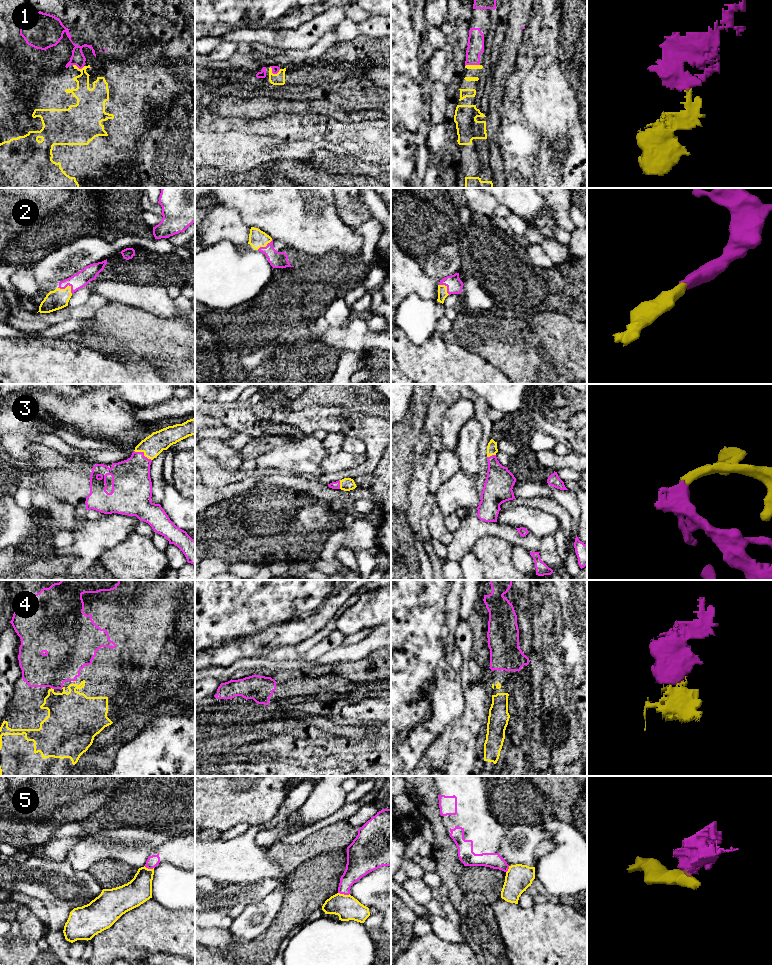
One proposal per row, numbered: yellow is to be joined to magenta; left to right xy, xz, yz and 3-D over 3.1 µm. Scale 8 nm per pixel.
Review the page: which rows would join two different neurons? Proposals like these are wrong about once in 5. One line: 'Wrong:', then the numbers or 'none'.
Wrong: 5

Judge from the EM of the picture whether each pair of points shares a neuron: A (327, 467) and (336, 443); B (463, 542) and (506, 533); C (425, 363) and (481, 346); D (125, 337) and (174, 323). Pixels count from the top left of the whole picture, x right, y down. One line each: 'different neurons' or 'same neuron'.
A: different neurons
B: same neuron
C: different neurons
D: same neuron

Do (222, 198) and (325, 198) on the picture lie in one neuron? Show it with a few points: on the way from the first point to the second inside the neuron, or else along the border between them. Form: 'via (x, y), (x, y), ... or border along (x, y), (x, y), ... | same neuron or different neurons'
via (248, 198), (299, 198) | same neuron

